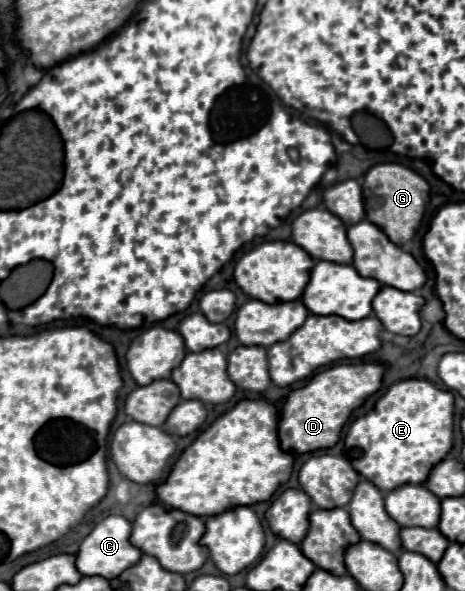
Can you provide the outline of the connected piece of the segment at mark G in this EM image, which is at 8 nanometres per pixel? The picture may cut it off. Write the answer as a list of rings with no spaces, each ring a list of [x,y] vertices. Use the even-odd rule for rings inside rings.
[[[388,162],[372,166],[364,176],[362,188],[366,202],[366,218],[378,228],[382,228],[394,244],[402,246],[404,242],[408,242],[422,222],[426,202],[430,198],[430,184],[412,168]]]

